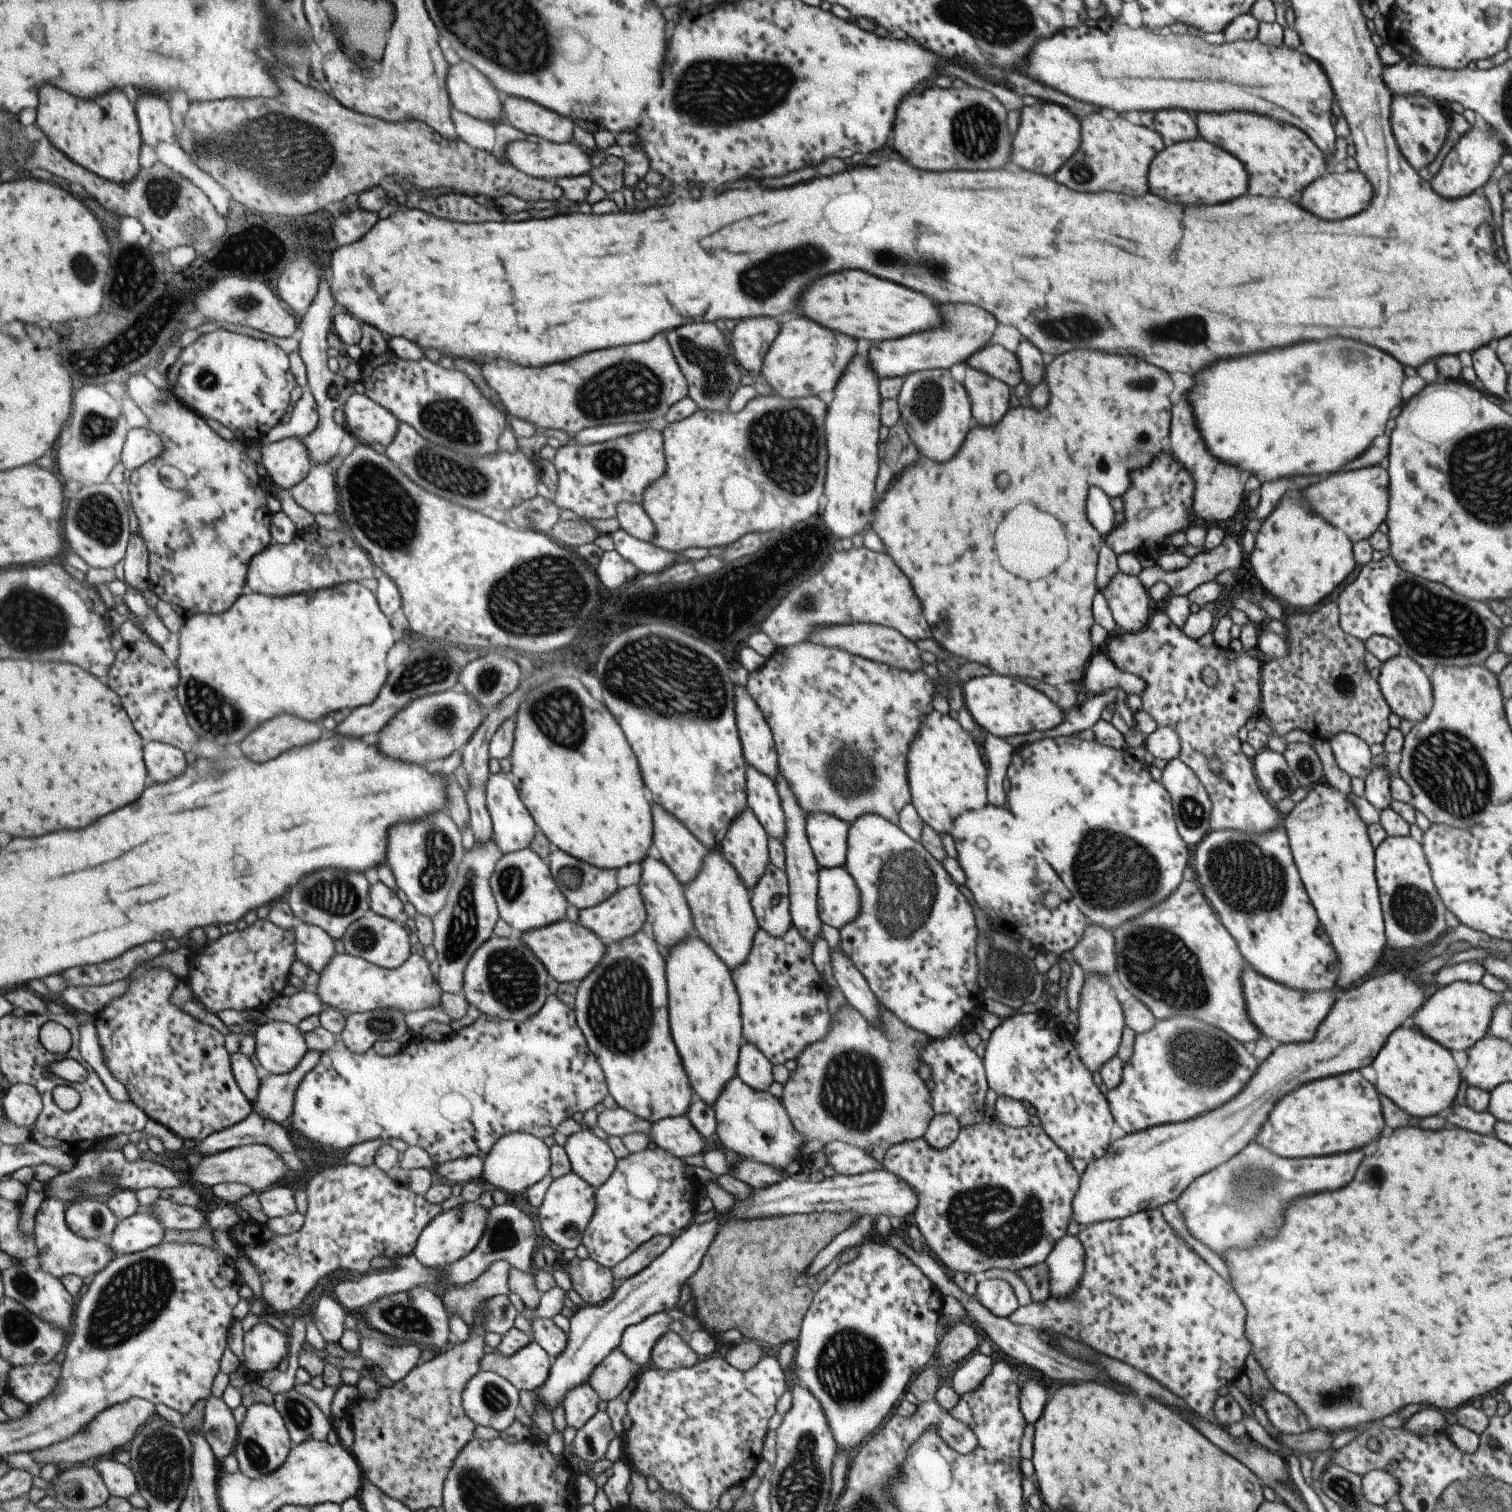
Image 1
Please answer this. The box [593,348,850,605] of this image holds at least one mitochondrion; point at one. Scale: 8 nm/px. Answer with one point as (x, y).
(784, 444)

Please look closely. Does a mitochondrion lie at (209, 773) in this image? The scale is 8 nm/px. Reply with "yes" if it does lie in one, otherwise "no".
yes

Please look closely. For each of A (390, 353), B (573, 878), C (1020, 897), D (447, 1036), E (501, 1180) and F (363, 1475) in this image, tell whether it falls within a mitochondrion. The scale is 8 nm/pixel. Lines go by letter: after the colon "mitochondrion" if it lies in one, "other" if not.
A: other
B: mitochondrion
C: other
D: other
E: other
F: other

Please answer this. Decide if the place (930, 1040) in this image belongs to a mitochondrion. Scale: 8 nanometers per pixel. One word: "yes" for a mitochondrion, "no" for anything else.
no

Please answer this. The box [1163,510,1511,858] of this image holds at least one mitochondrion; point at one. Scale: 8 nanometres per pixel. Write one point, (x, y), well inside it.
(1435, 626)

